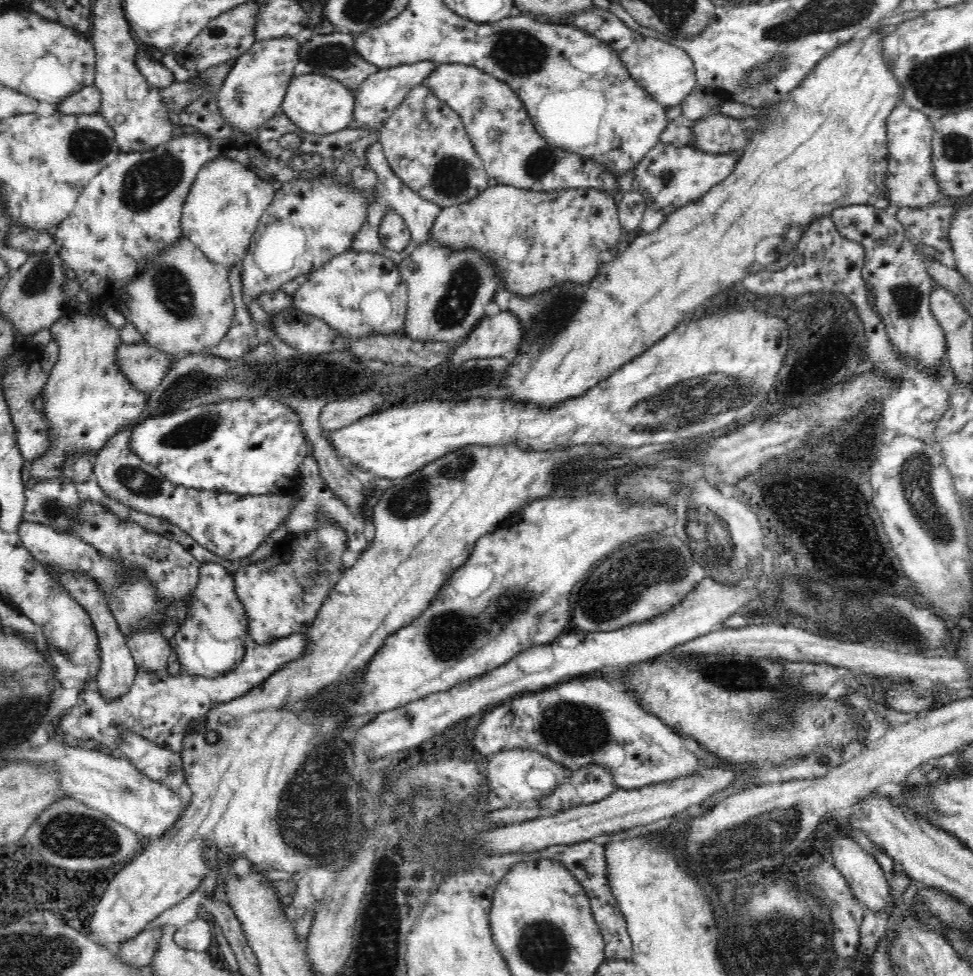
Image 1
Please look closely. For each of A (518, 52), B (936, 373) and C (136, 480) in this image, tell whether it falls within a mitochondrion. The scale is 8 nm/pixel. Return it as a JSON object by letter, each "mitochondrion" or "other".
{"A":"mitochondrion","B":"other","C":"mitochondrion"}

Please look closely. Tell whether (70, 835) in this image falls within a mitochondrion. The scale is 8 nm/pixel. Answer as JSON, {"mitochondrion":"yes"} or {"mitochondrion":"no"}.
{"mitochondrion":"yes"}

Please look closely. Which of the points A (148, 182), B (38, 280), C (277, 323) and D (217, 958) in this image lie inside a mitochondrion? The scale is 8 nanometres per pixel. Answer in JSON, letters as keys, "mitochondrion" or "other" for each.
{"A":"mitochondrion","B":"mitochondrion","C":"other","D":"other"}

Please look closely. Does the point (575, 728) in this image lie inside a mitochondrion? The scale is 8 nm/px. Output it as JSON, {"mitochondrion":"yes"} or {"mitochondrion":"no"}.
{"mitochondrion":"yes"}

